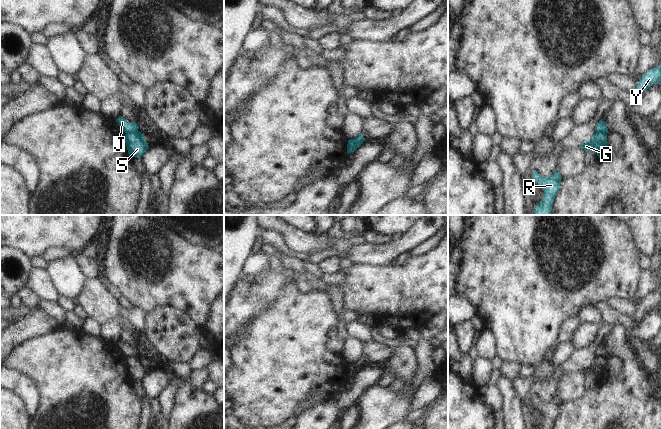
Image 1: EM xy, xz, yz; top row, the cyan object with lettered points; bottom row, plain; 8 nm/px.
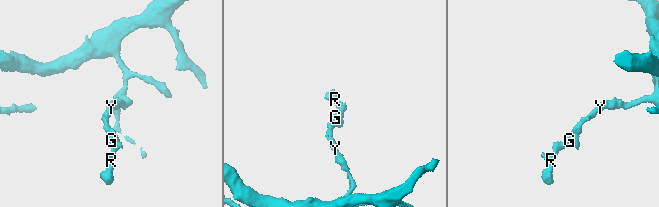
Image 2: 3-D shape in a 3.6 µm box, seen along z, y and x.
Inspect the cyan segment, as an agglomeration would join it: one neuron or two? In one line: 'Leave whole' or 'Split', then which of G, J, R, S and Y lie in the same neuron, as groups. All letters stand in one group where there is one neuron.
Split. Groups: G R S / J Y.

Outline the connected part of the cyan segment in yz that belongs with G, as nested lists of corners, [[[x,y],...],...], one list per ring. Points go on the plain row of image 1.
[[[596,356],[590,364],[583,366],[580,370],[585,376],[593,375],[602,382],[607,374],[607,357]]]

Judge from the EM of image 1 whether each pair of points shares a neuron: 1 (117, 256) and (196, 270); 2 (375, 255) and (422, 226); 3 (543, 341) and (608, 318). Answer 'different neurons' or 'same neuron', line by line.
1: same neuron
2: same neuron
3: different neurons

